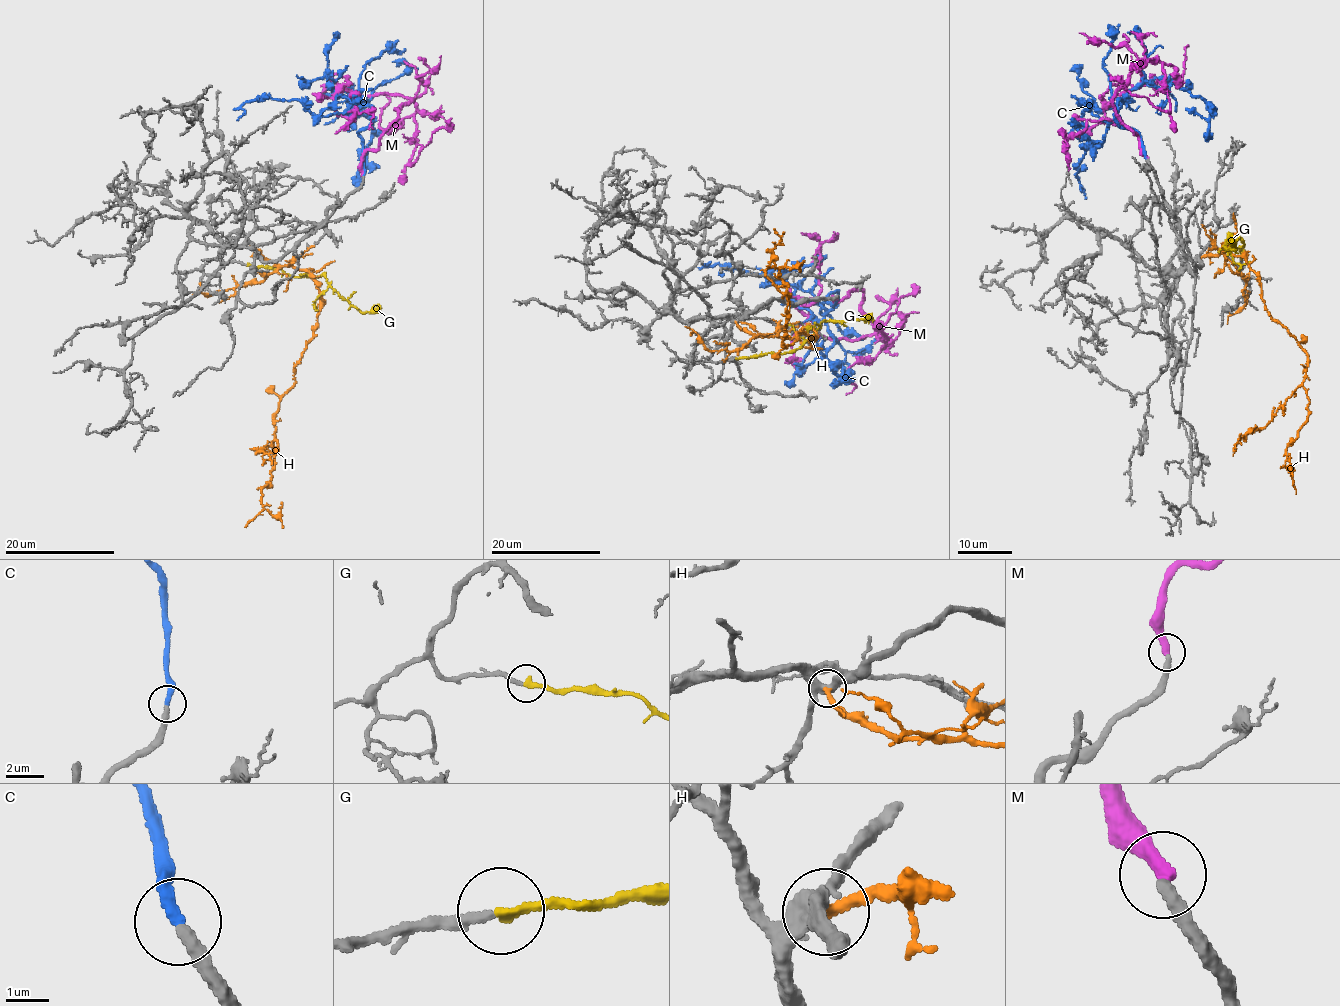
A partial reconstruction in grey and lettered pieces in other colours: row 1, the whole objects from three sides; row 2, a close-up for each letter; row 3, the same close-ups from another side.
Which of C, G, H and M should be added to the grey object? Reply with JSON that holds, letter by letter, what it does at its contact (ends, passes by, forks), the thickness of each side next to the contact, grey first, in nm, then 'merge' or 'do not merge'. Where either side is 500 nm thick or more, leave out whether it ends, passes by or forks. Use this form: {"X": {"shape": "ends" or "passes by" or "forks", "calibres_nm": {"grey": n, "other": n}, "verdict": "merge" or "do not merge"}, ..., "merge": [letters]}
{"C": {"shape": "ends", "calibres_nm": {"grey": 320, "other": 300}, "verdict": "merge"}, "G": {"shape": "ends", "calibres_nm": {"grey": 220, "other": 280}, "verdict": "merge"}, "H": {"shape": "ends", "calibres_nm": {"grey": 340, "other": 280}, "verdict": "do not merge"}, "M": {"shape": "ends", "calibres_nm": {"grey": 300, "other": 360}, "verdict": "do not merge"}, "merge": ["C", "G"]}

